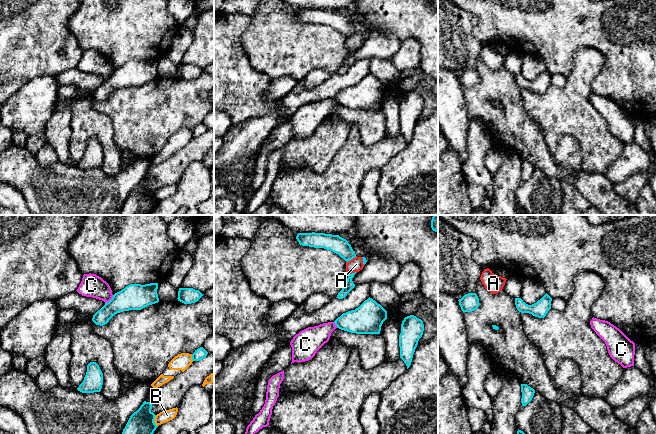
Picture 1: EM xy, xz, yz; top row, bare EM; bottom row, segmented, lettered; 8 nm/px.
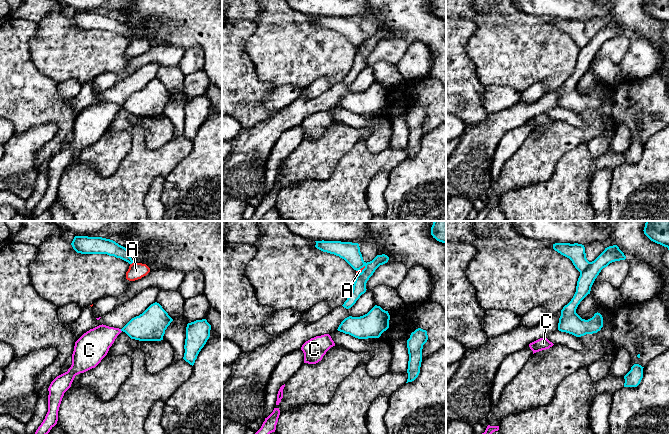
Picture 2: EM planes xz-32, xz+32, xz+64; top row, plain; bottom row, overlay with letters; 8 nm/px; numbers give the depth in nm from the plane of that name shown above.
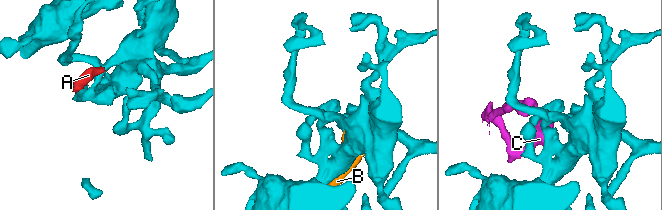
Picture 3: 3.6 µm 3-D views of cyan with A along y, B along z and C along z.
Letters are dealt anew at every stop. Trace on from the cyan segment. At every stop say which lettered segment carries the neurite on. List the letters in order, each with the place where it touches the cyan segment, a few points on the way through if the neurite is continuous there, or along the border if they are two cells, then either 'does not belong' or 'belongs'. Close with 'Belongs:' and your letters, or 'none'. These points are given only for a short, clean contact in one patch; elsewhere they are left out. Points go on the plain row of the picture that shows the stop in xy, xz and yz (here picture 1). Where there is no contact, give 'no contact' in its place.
A: xz (351, 35) | along xz (356, 32), (346, 38) | does not belong
B: xy (153, 197) | does not belong
C: xy (110, 76) | along xy (113, 71), (105, 79) | does not belong
Belongs: none

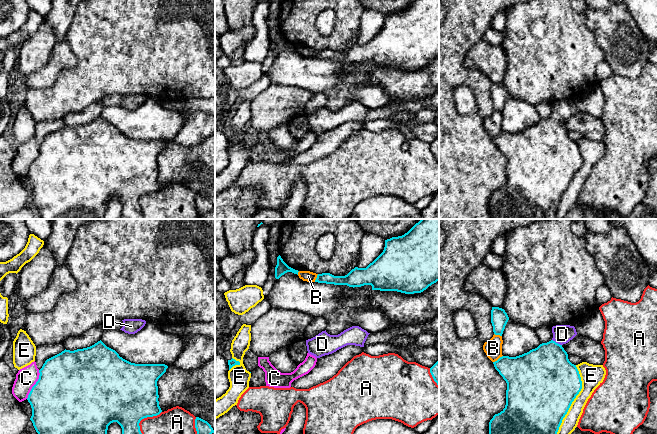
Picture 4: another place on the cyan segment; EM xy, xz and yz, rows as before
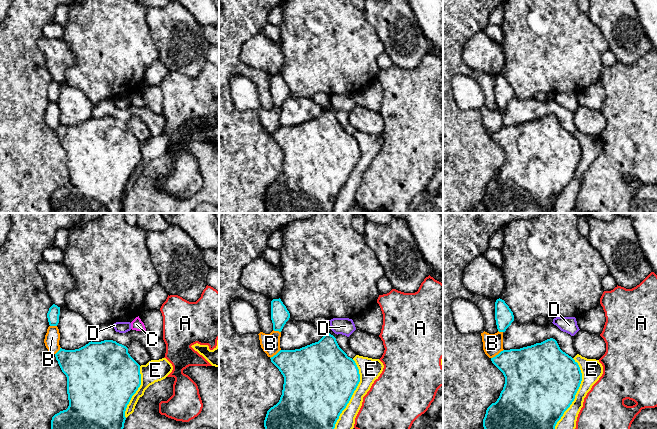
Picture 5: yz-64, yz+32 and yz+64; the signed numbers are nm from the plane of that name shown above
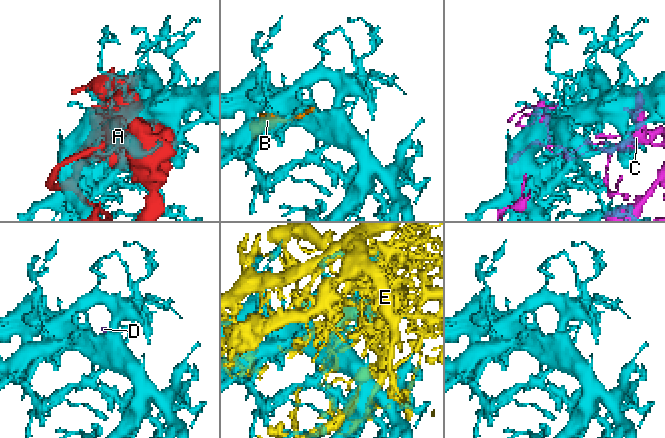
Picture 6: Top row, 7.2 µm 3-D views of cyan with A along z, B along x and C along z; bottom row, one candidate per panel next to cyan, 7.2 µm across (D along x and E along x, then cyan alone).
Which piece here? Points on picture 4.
A: xy (140, 196) | does not belong
B: yz (498, 135) | does not belong
C: xy (35, 160) | does not belong
D: yz (557, 119) | across yz (546, 148), (553, 124), (557, 119), (562, 110) | belongs
E: yz (571, 179) | does not belong
Belongs: D

